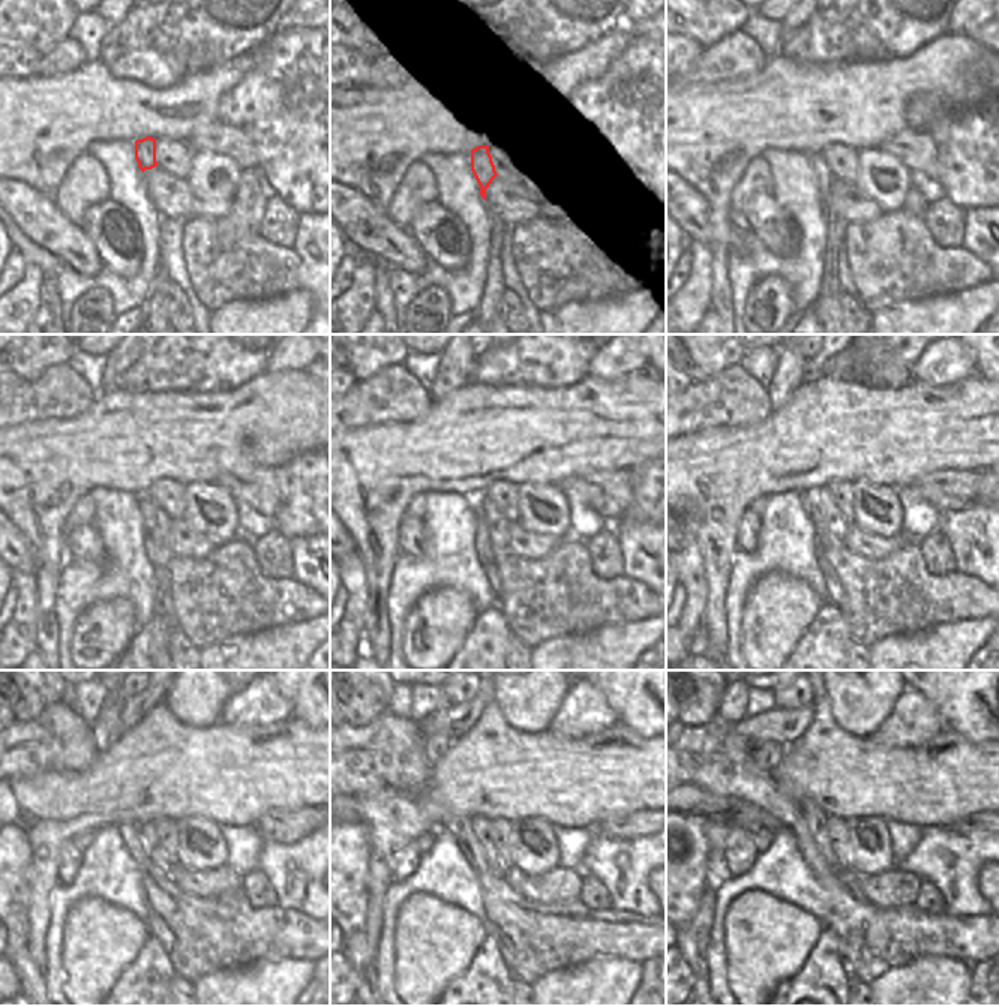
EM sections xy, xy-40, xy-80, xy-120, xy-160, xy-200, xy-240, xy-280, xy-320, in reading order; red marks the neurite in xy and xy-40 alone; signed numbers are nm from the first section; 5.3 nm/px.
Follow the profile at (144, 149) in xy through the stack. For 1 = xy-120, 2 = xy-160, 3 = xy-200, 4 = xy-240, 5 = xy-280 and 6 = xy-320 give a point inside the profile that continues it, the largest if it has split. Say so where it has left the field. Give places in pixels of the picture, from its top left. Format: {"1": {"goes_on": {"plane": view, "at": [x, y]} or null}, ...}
{"1": {"goes_on": {"plane": "xy-120", "at": [146, 504]}}, "2": {"goes_on": {"plane": "xy-160", "at": [482, 538]}}, "3": {"goes_on": {"plane": "xy-200", "at": [831, 582]}}, "4": {"goes_on": {"plane": "xy-240", "at": [158, 928]}}, "5": {"goes_on": {"plane": "xy-280", "at": [504, 945]}}, "6": {"goes_on": {"plane": "xy-320", "at": [843, 949]}}}

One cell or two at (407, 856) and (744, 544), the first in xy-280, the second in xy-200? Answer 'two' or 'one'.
one

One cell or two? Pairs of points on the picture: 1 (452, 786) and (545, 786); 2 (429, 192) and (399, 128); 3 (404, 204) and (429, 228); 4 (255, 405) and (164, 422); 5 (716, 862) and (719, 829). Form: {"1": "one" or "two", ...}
{"1": "one", "2": "two", "3": "two", "4": "one", "5": "one"}

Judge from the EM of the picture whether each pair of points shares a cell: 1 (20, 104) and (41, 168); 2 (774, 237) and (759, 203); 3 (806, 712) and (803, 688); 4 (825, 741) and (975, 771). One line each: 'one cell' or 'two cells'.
1: one cell
2: one cell
3: two cells
4: one cell

